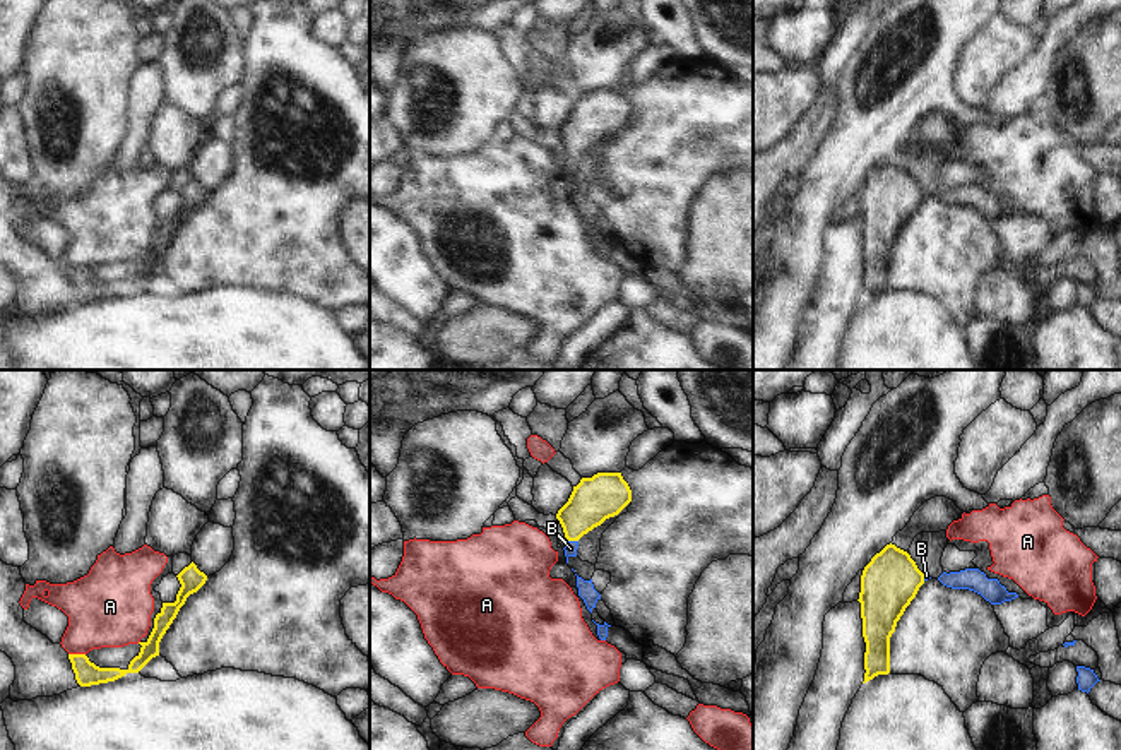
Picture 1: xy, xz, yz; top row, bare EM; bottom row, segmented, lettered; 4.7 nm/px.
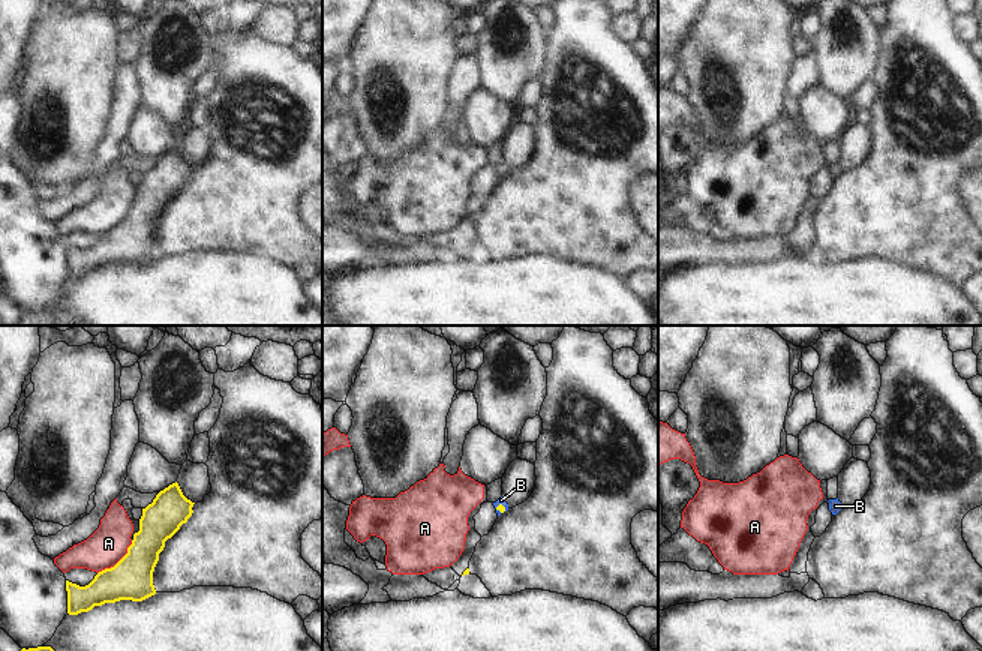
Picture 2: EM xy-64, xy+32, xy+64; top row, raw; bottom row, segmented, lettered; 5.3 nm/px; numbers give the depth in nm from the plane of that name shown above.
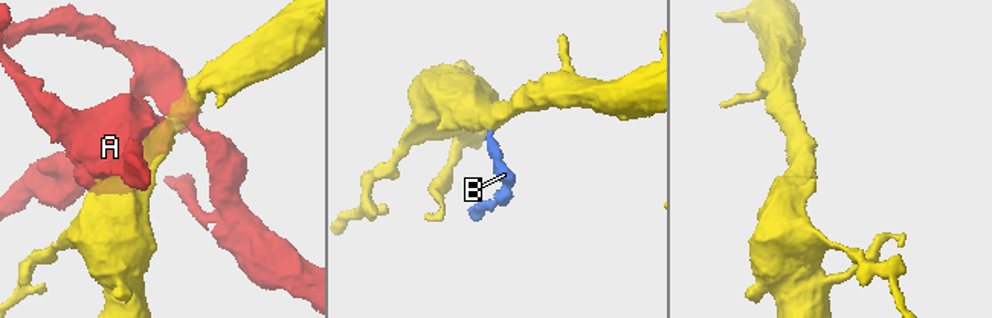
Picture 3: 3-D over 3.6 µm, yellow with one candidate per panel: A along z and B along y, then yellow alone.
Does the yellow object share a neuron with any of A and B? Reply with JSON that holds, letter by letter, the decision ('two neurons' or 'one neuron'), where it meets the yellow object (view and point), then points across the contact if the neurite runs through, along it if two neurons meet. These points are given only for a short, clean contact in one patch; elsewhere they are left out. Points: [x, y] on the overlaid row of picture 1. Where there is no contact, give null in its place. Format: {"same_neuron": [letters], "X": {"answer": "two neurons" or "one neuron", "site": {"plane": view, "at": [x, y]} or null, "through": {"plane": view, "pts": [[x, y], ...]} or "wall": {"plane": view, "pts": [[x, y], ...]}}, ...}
{"same_neuron": ["B"], "A": {"answer": "two neurons", "site": {"plane": "xy", "at": [77, 654]}}, "B": {"answer": "one neuron", "site": {"plane": "xz", "at": [574, 540]}, "through": {"plane": "xz", "pts": [[593, 500], [575, 521], [574, 540], [570, 548]]}}}

